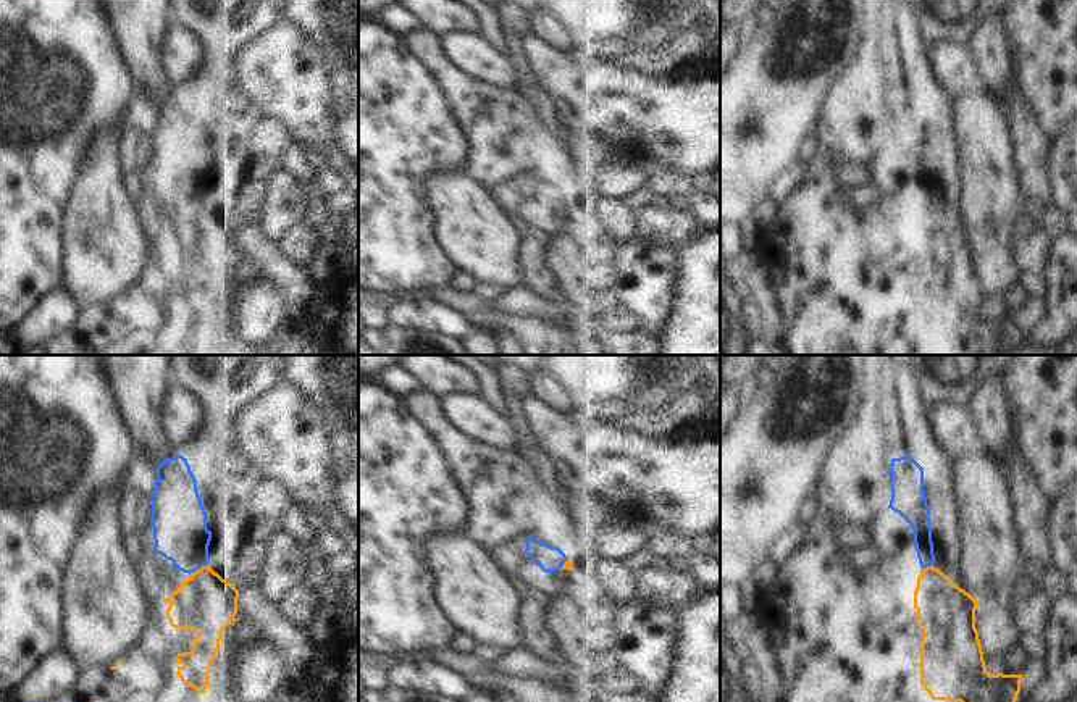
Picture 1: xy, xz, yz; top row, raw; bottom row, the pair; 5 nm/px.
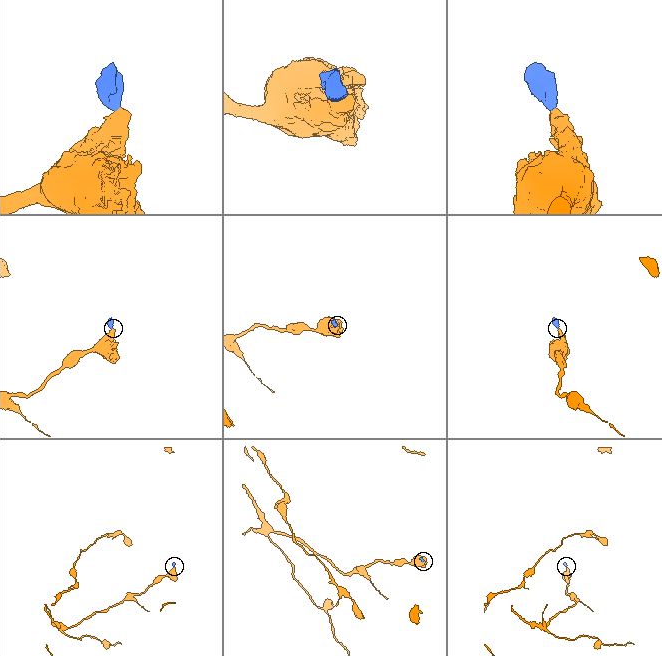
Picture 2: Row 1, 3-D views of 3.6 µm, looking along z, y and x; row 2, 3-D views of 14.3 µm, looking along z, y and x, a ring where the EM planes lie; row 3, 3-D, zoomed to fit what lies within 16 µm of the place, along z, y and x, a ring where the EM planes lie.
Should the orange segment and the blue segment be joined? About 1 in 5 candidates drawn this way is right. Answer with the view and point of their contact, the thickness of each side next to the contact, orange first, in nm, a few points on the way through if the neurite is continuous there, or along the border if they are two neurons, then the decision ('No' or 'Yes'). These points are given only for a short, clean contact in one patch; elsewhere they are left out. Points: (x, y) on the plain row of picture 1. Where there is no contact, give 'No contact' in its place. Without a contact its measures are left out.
Touches orange at xy (197, 208). Thickness 300 nm (orange) against 280 nm. Path across: xy (205, 241), (204, 223), (197, 208), (181, 175), (180, 162). Yes

